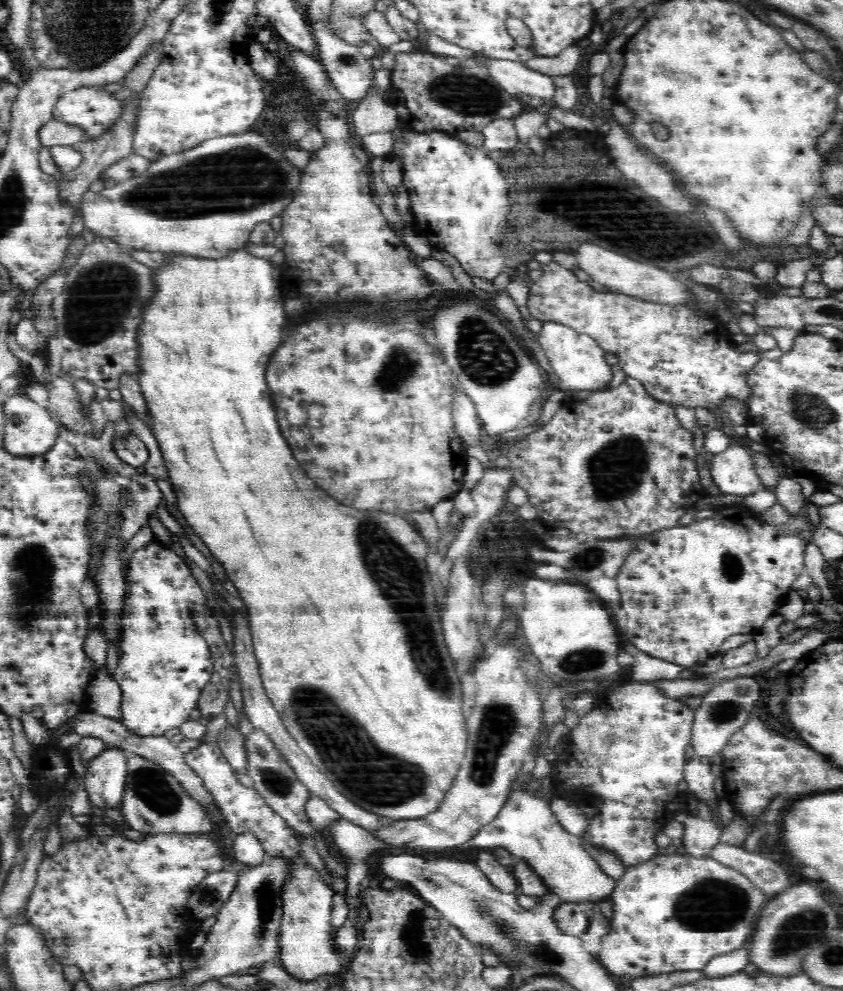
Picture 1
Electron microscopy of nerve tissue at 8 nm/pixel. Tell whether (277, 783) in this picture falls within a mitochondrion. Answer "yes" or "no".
yes

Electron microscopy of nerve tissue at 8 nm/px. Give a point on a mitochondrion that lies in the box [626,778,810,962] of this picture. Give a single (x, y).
(711, 904)

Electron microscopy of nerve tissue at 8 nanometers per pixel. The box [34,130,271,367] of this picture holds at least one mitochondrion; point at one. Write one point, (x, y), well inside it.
(95, 302)

